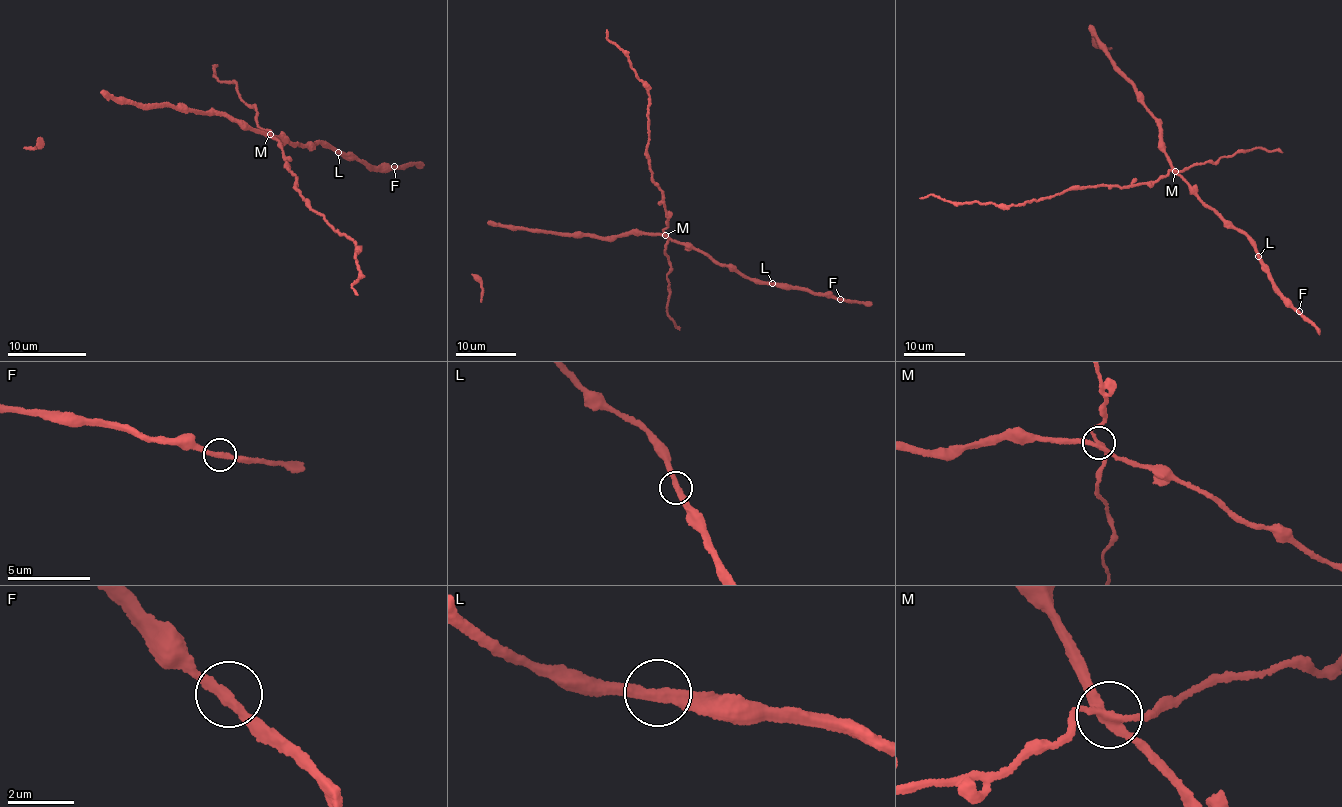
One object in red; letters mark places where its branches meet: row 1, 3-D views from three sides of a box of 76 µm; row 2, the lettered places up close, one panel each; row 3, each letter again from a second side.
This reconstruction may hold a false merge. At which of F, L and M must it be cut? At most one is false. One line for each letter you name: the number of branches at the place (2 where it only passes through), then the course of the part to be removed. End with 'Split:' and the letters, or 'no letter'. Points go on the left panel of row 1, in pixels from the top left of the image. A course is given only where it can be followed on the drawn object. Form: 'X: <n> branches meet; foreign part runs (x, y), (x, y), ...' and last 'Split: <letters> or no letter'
M: 4 branches meet; foreign part runs (269, 134), (298, 179), (295, 187), (309, 207), (360, 249), (355, 254), (362, 274), (352, 287), (357, 296)
Split: M

